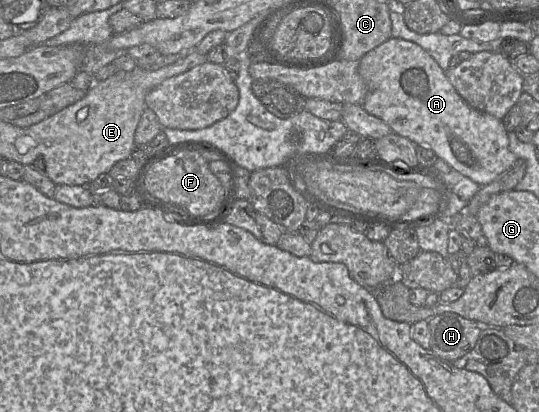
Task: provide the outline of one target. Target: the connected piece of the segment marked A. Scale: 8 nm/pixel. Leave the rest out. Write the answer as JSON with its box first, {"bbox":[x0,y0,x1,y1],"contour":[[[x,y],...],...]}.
{"bbox":[358,37,518,186],"contour":[[[390,37],[359,60],[358,71],[367,87],[362,107],[369,114],[383,120],[392,132],[410,139],[415,144],[430,147],[435,155],[446,161],[453,170],[470,178],[479,186],[491,183],[517,161],[518,158],[509,148],[508,132],[502,119],[471,107],[449,82],[445,71],[418,44]]]}

